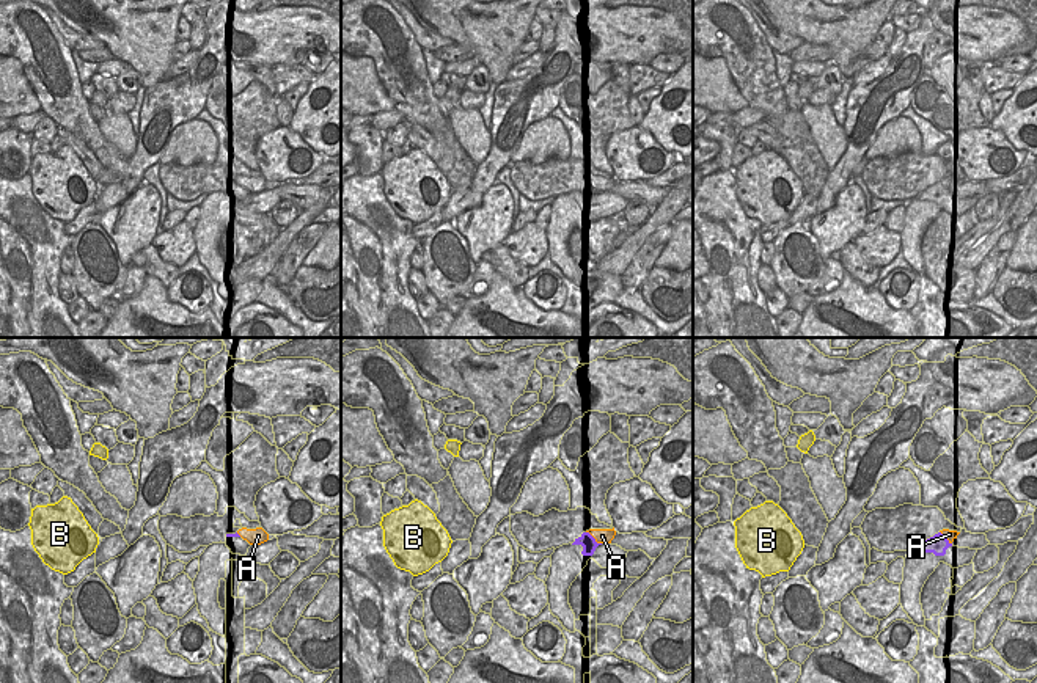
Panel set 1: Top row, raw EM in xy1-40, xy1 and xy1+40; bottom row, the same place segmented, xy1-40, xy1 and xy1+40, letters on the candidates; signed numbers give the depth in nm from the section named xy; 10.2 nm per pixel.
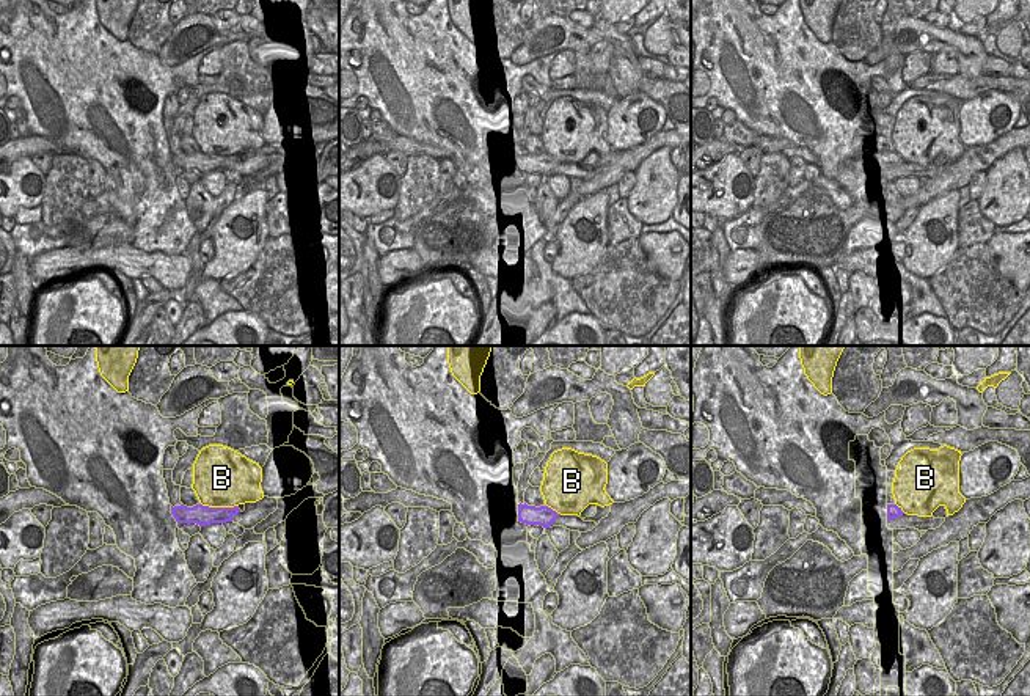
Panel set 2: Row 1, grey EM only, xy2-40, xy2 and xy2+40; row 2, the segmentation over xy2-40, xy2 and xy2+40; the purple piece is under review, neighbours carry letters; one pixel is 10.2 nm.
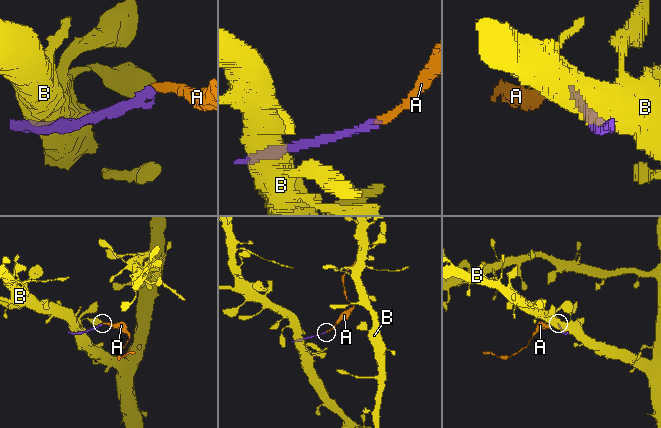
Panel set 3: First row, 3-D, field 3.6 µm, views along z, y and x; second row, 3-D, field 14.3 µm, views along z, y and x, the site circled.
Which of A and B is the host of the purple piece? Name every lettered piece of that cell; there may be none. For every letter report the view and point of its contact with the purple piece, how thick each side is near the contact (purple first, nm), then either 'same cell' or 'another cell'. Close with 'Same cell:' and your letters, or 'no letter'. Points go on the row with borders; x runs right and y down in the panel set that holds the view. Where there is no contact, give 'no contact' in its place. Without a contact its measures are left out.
A: contact xy1 (594, 539); calibres 160 and 160 nm; another cell
B: contact xy2-40 (219, 508); calibres 200 and 480 nm; another cell
Same cell: no letter

